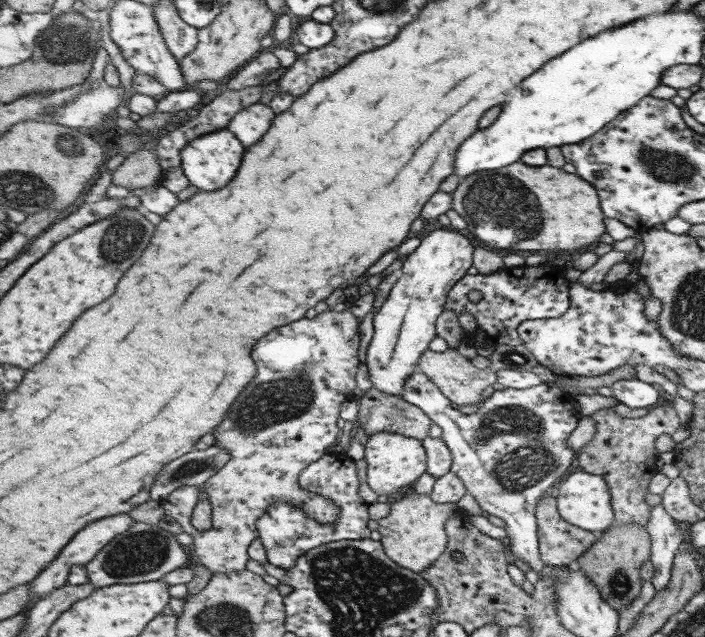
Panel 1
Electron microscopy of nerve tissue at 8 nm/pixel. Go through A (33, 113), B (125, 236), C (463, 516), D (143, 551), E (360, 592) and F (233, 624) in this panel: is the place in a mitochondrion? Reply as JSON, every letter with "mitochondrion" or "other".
{"A":"other","B":"mitochondrion","C":"other","D":"mitochondrion","E":"mitochondrion","F":"mitochondrion"}

